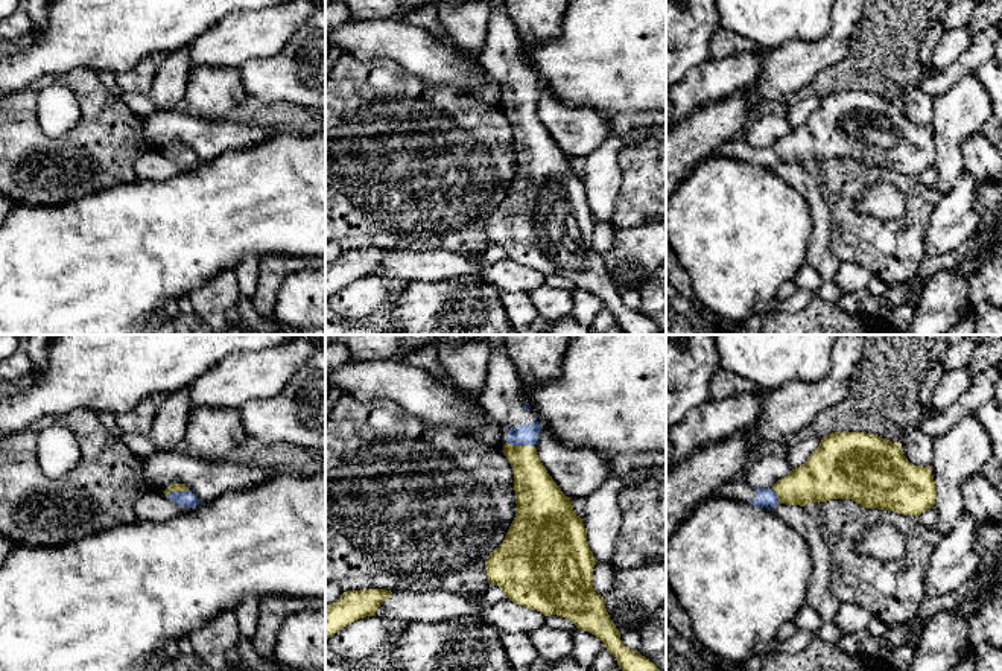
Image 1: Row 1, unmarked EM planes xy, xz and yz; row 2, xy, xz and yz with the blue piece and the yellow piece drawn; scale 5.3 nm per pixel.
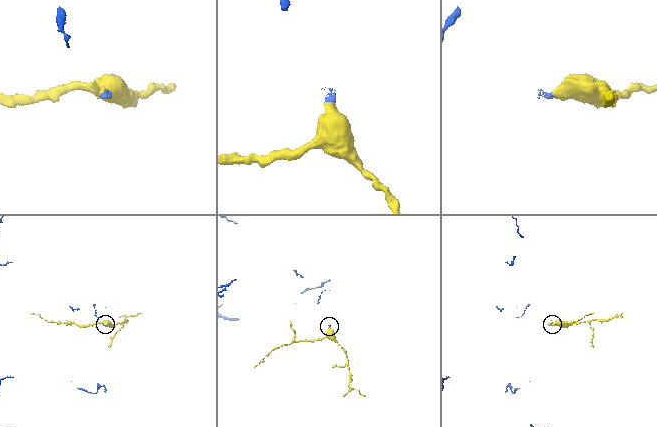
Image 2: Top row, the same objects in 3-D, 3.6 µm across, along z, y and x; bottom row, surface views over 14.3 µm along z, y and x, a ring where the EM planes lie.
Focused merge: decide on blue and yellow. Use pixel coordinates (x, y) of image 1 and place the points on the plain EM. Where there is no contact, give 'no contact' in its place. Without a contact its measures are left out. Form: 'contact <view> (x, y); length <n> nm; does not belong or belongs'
contact xz (520, 104); length 150 nm; belongs

